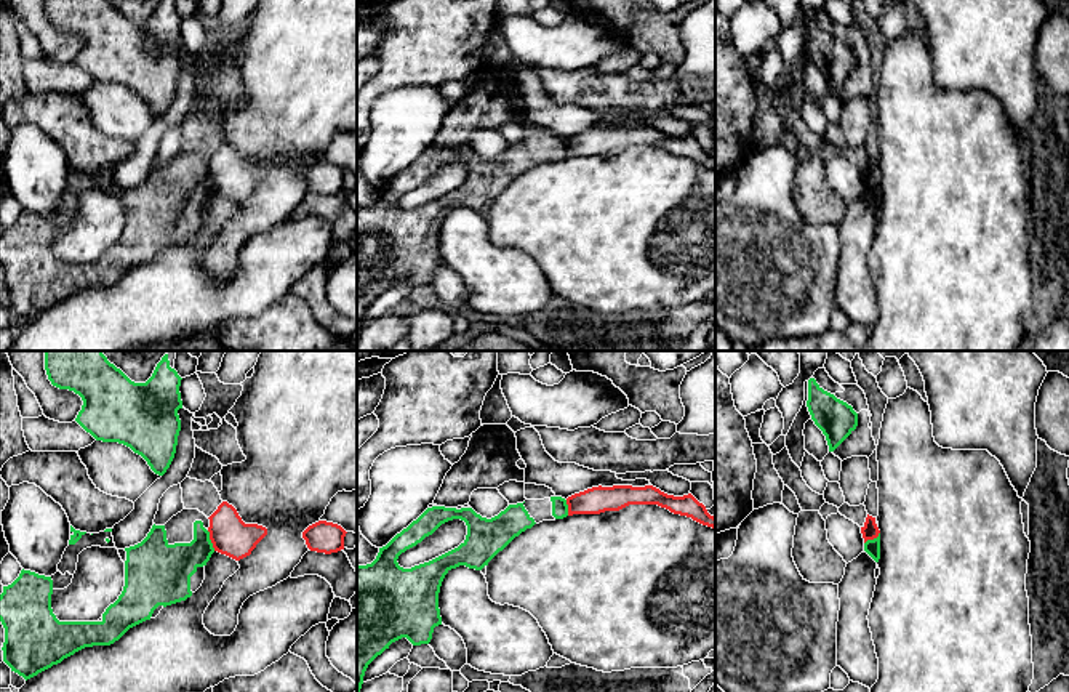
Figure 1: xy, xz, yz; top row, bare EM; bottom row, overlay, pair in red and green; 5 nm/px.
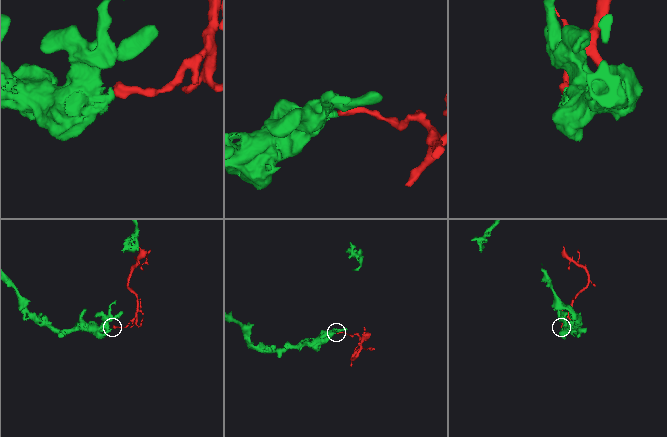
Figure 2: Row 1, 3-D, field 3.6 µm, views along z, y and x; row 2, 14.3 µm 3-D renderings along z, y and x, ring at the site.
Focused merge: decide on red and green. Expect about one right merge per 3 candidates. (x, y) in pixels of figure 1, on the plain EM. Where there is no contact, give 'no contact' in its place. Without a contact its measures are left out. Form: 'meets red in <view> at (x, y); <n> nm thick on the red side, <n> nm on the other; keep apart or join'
meets red in xy at (212, 181); 190 nm thick on the red side, 220 nm on the other; keep apart

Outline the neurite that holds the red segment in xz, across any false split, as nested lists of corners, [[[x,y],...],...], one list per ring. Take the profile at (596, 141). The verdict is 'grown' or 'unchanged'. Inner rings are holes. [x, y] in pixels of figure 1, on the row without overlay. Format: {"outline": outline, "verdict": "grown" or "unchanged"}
{"outline": [[[599,127],[568,138],[567,146],[568,157],[619,152],[629,146],[658,146],[674,155],[691,159],[703,167],[715,170],[715,159],[711,157],[706,147],[699,144],[691,135],[674,138],[653,127]]], "verdict": "unchanged"}

